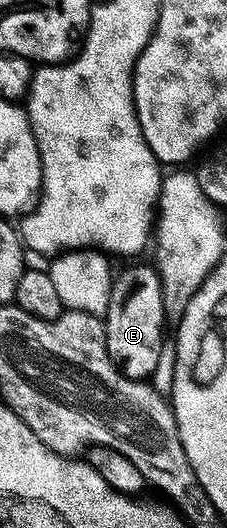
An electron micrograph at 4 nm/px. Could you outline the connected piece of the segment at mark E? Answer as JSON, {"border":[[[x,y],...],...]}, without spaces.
{"border":[[[136,264],[115,277],[108,314],[104,320],[108,353],[120,373],[132,380],[149,379],[155,373],[160,349],[165,347],[164,324],[166,317],[162,306],[160,274],[155,267]]]}

